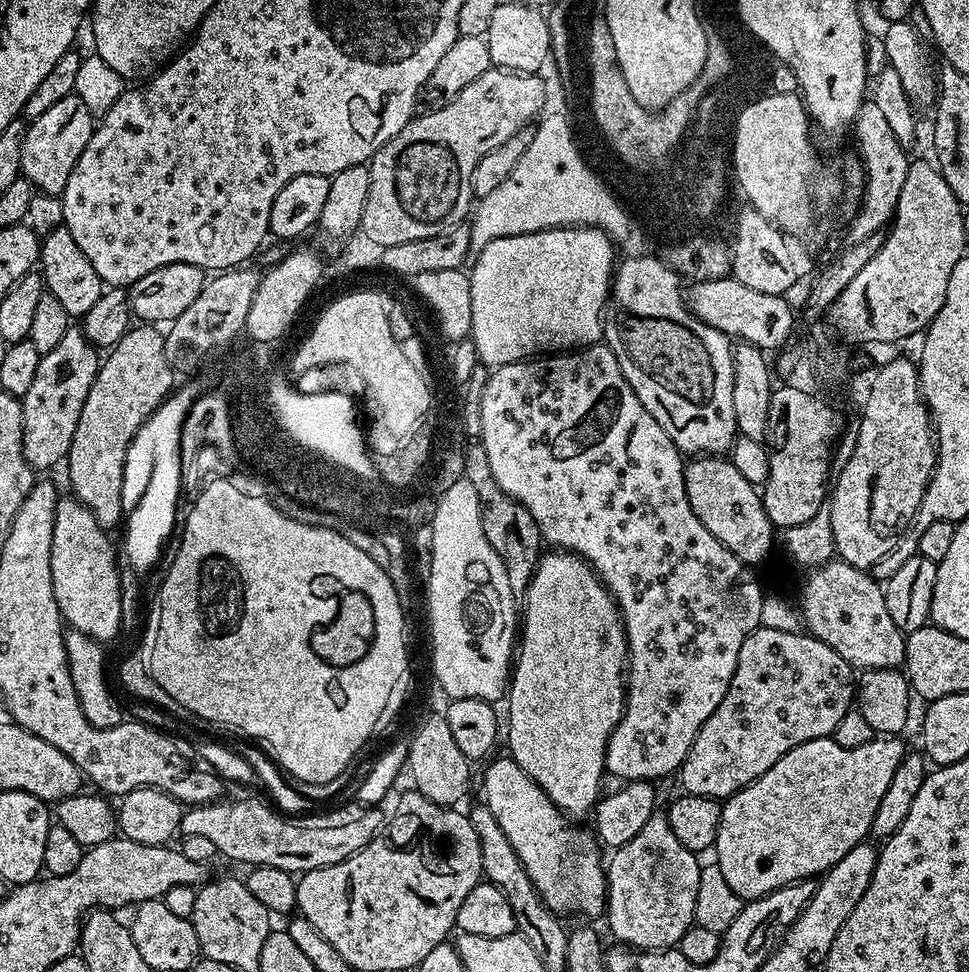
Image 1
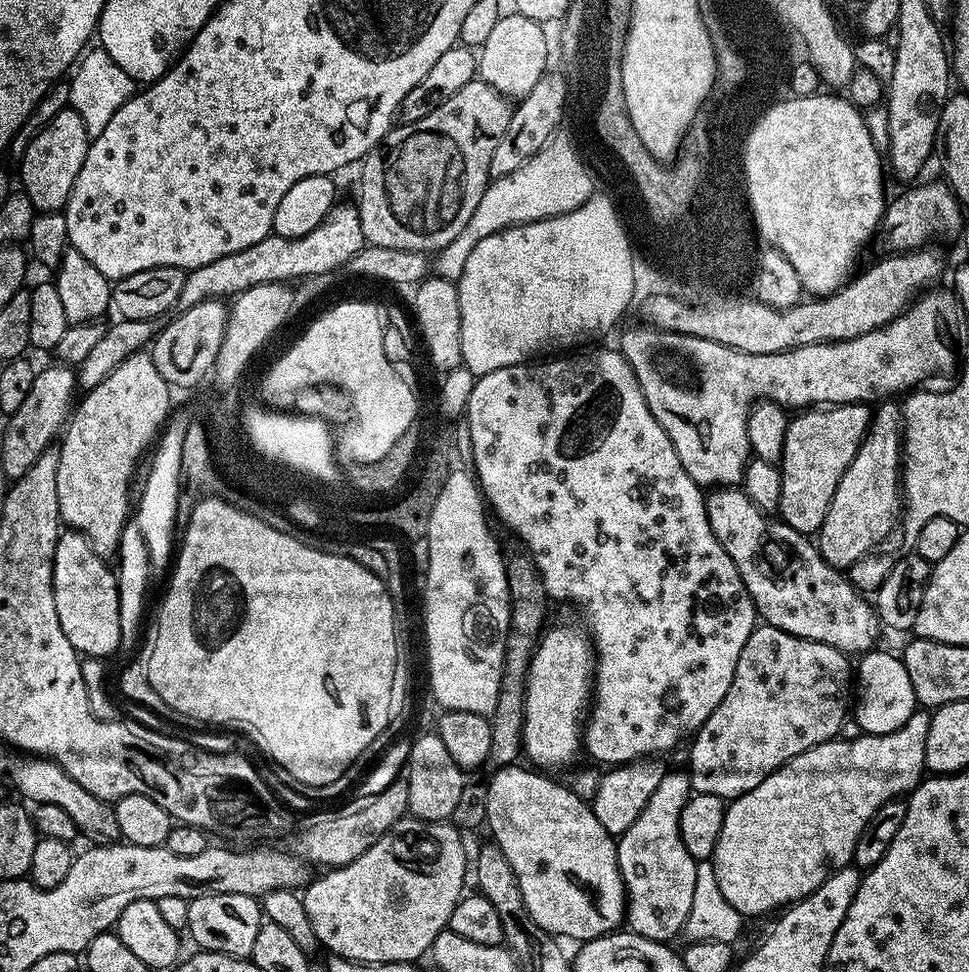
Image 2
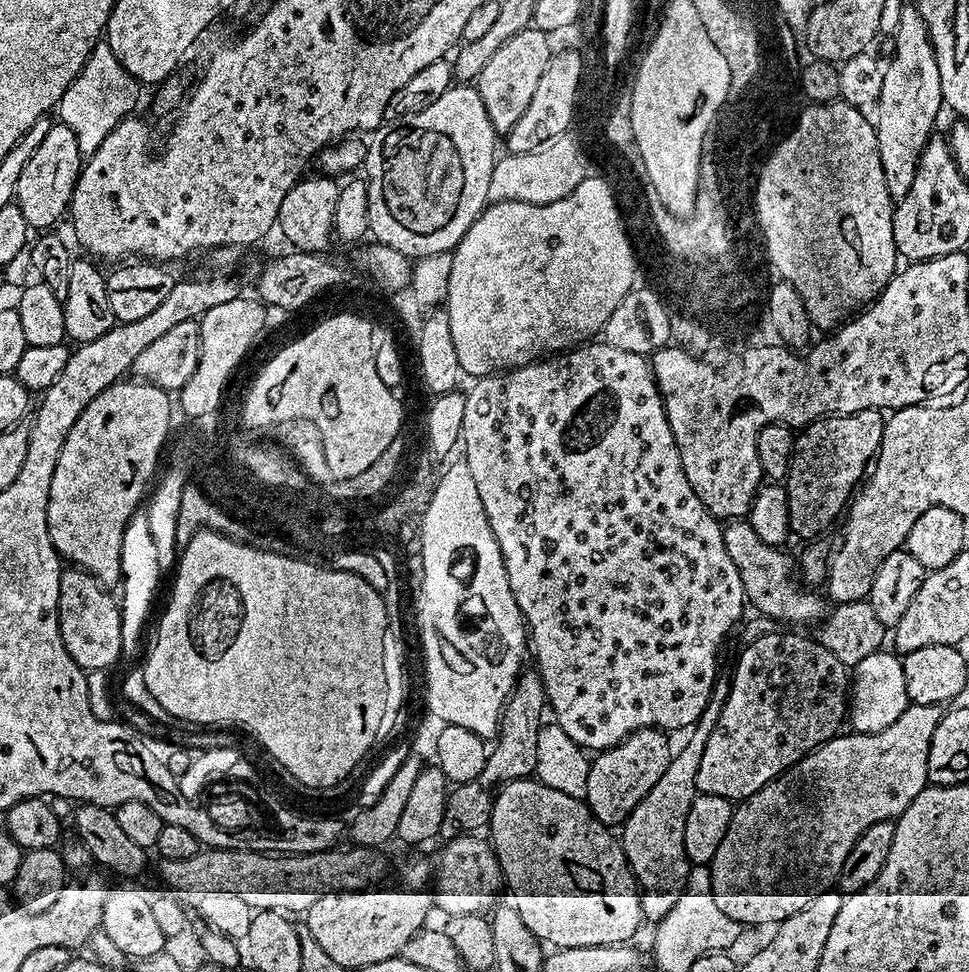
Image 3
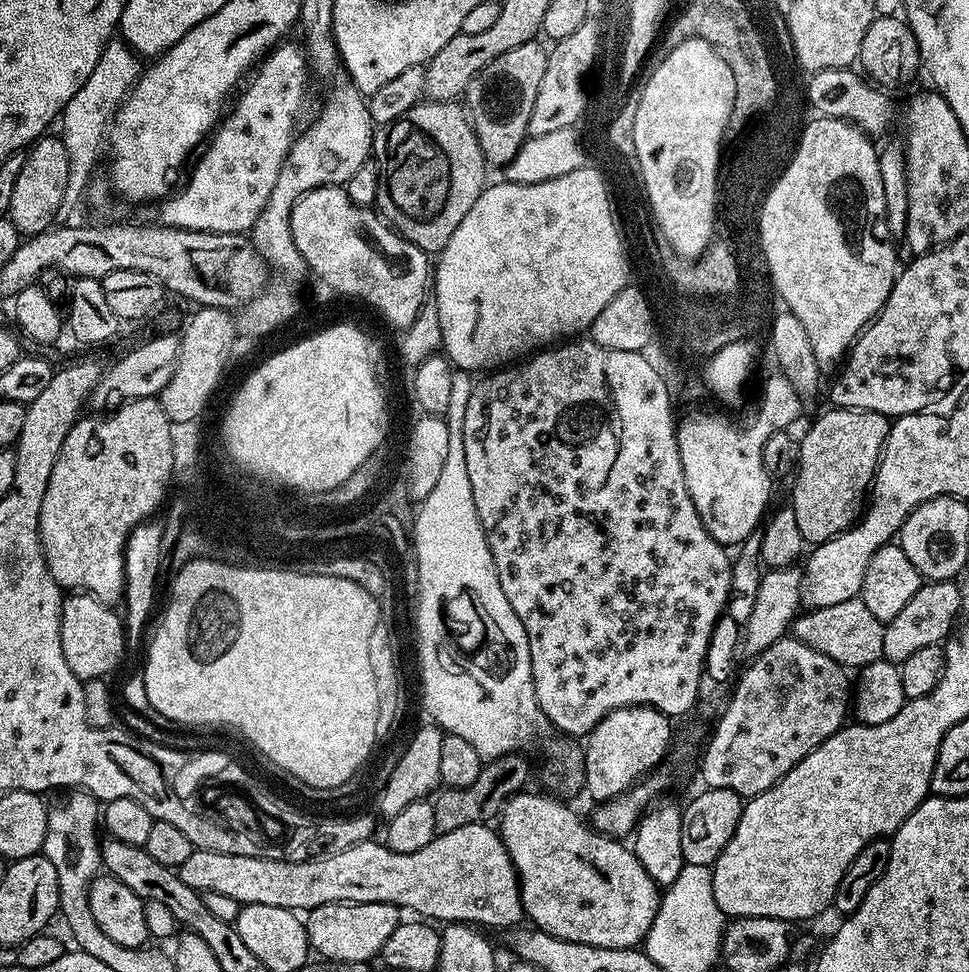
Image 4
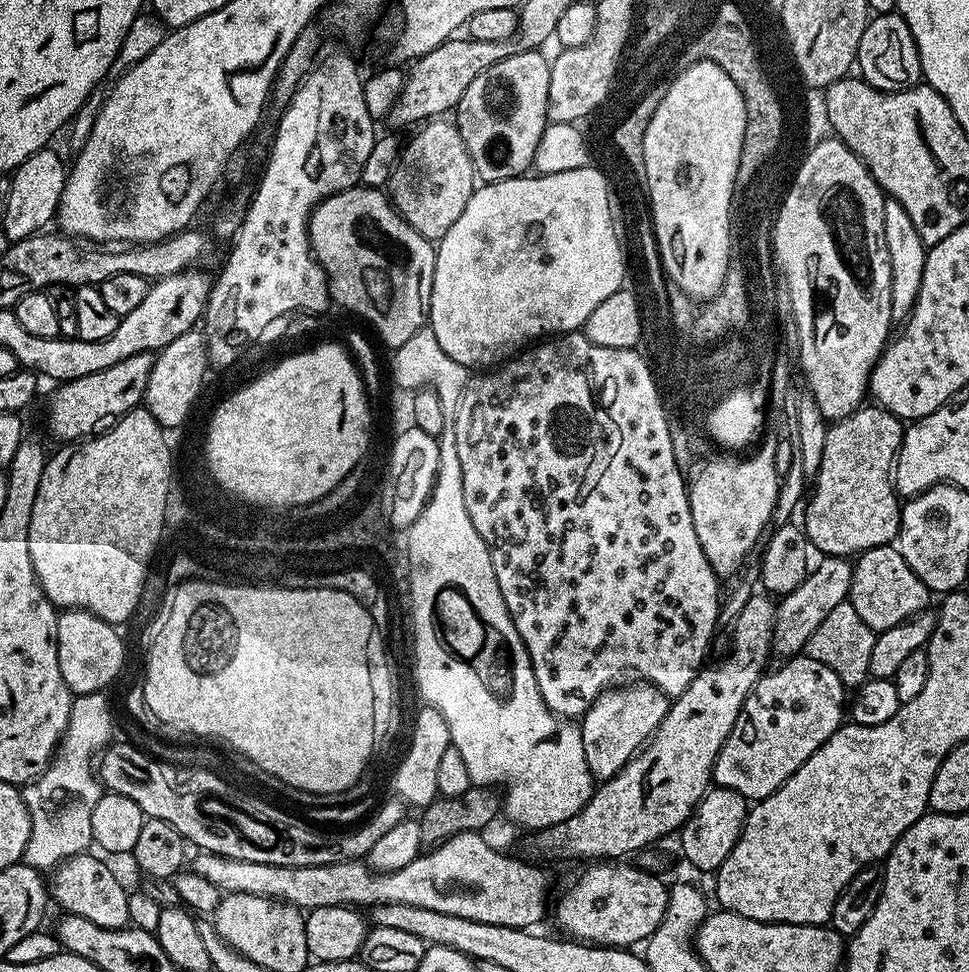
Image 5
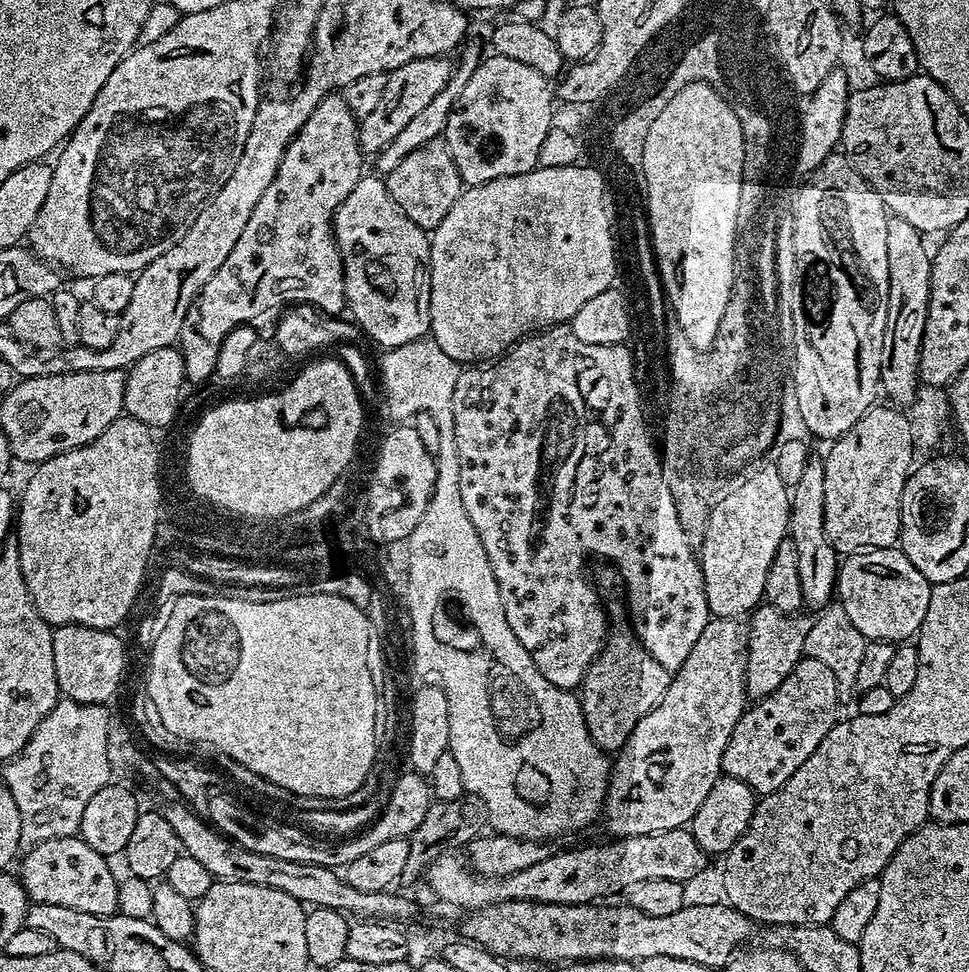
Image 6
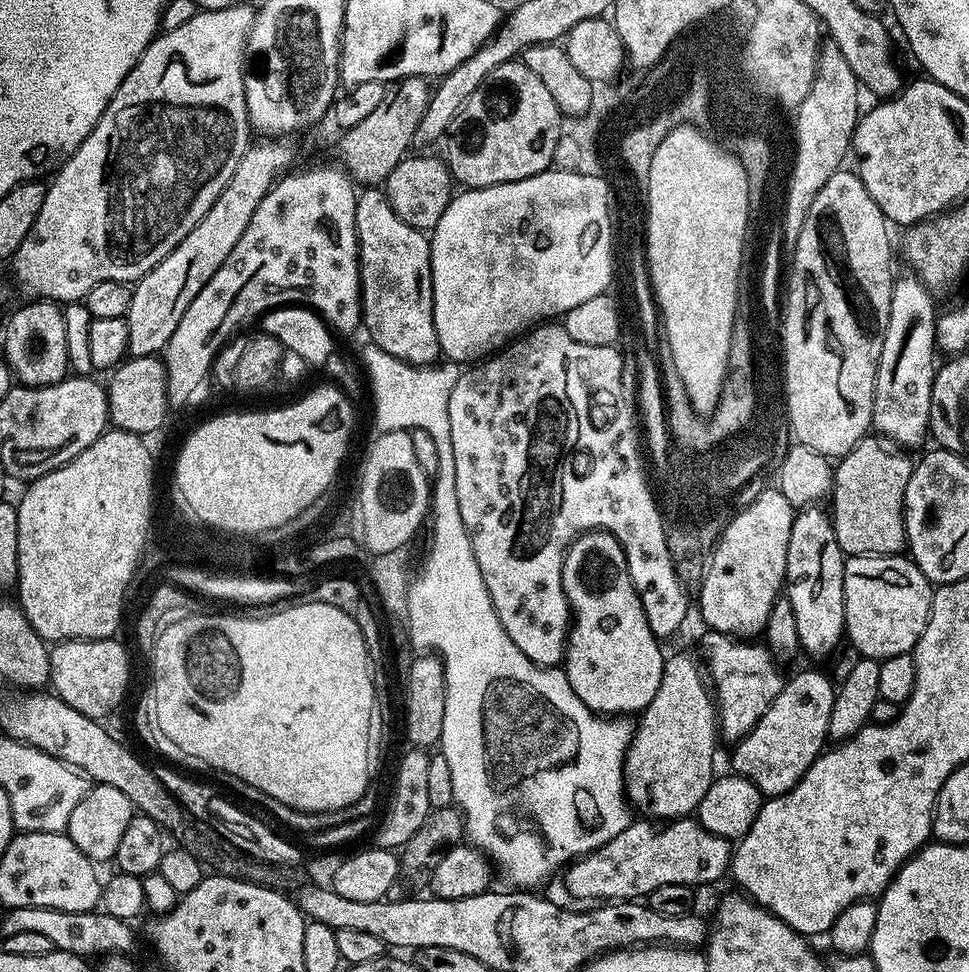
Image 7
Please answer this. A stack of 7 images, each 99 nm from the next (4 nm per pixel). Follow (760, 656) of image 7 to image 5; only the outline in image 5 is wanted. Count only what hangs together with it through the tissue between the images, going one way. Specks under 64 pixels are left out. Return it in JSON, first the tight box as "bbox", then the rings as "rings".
{"bbox":[772,556,852,658],"rings":[[[824,556],[821,564],[809,571],[808,577],[793,592],[783,593],[782,599],[776,604],[776,621],[772,623],[772,643],[774,652],[780,658],[787,658],[803,653],[805,644],[818,625],[826,618],[830,610],[839,603],[848,600],[848,591],[852,585],[851,559],[842,556]]]}

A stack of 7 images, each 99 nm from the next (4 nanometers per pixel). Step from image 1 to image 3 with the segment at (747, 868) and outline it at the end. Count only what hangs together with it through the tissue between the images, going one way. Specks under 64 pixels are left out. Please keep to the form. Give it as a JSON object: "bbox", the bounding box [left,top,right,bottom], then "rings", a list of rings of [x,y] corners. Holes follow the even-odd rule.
{"bbox":[710,703,941,926],"rings":[[[909,703],[902,718],[898,718],[894,726],[886,726],[886,730],[853,732],[848,737],[835,735],[799,761],[800,789],[797,792],[779,796],[768,790],[763,795],[749,796],[743,801],[733,811],[726,838],[722,838],[722,846],[718,846],[716,857],[710,865],[712,893],[714,902],[718,902],[718,910],[742,926],[776,926],[807,906],[810,896],[800,889],[800,880],[804,884],[817,884],[816,888],[820,890],[831,889],[837,883],[846,854],[850,854],[856,839],[878,822],[899,818],[928,784],[930,742],[941,715],[939,704]],[[791,812],[796,816],[812,816],[812,821],[793,840],[784,833],[784,816]]]}

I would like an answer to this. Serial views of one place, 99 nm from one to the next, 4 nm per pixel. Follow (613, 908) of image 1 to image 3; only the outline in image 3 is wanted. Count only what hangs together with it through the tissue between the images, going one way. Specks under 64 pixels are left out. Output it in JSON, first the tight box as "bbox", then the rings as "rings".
{"bbox":[622,674,732,922],"rings":[[[720,674],[716,678],[716,686],[710,694],[710,702],[706,702],[706,710],[696,719],[694,727],[687,733],[688,741],[673,755],[670,766],[666,766],[666,771],[662,773],[662,778],[658,778],[656,785],[650,789],[650,794],[634,806],[634,810],[628,815],[628,819],[622,825],[622,847],[624,857],[628,859],[628,866],[632,870],[632,875],[636,877],[638,891],[640,893],[640,909],[644,911],[644,920],[659,922],[670,914],[674,907],[674,902],[678,902],[678,894],[682,894],[684,883],[688,880],[688,870],[690,861],[684,849],[684,839],[686,838],[686,814],[690,814],[690,806],[695,802],[698,789],[696,779],[698,778],[698,762],[702,762],[702,750],[706,750],[706,742],[718,722],[718,714],[722,714],[722,706],[726,706],[726,698],[732,689],[731,679],[727,675]]]}

